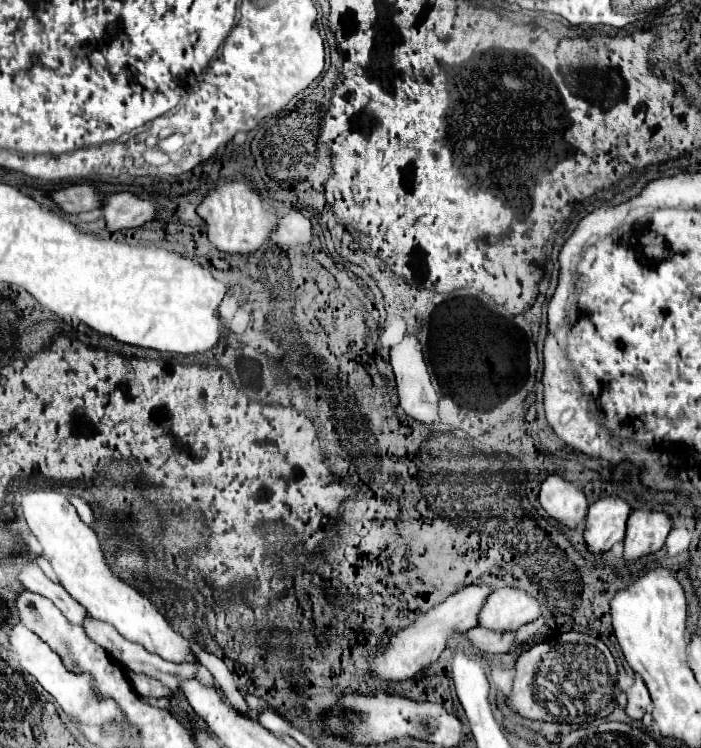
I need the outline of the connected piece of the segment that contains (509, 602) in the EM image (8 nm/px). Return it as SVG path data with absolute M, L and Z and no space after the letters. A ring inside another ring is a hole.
M505 586L493 592L481 610L481 626L493 630L515 630L543 614L543 604L523 588Z

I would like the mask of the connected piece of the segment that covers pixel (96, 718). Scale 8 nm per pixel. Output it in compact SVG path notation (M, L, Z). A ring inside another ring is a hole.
M15 624L7 630L7 642L9 642L9 654L17 660L17 664L29 672L31 676L37 678L37 682L57 700L57 704L65 710L65 712L73 712L79 714L81 720L85 720L87 724L103 724L107 720L121 720L121 714L117 712L117 706L111 700L93 700L93 692L89 688L91 680L89 676L81 674L73 674L67 668L63 668L59 656L31 630L27 630L23 624Z

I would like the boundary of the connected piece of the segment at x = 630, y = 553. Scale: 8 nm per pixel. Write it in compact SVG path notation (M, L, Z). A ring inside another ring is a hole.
M633 510L627 520L625 560L635 560L645 554L657 552L671 532L671 516L655 510Z

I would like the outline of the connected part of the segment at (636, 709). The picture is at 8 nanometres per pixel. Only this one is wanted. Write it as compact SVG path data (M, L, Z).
M637 676L633 686L627 690L627 708L625 712L633 718L633 720L641 720L645 712L651 710L651 696L649 690L645 688L645 682Z

